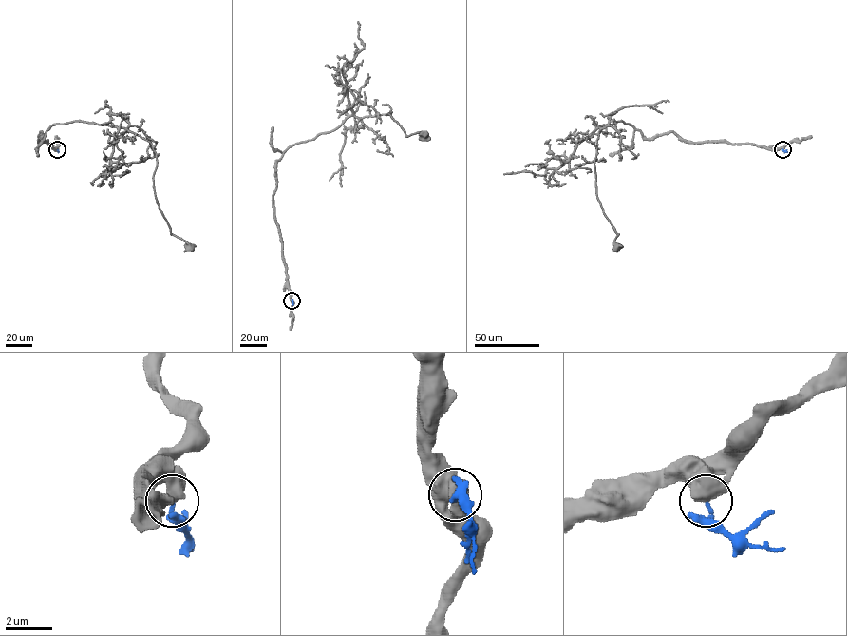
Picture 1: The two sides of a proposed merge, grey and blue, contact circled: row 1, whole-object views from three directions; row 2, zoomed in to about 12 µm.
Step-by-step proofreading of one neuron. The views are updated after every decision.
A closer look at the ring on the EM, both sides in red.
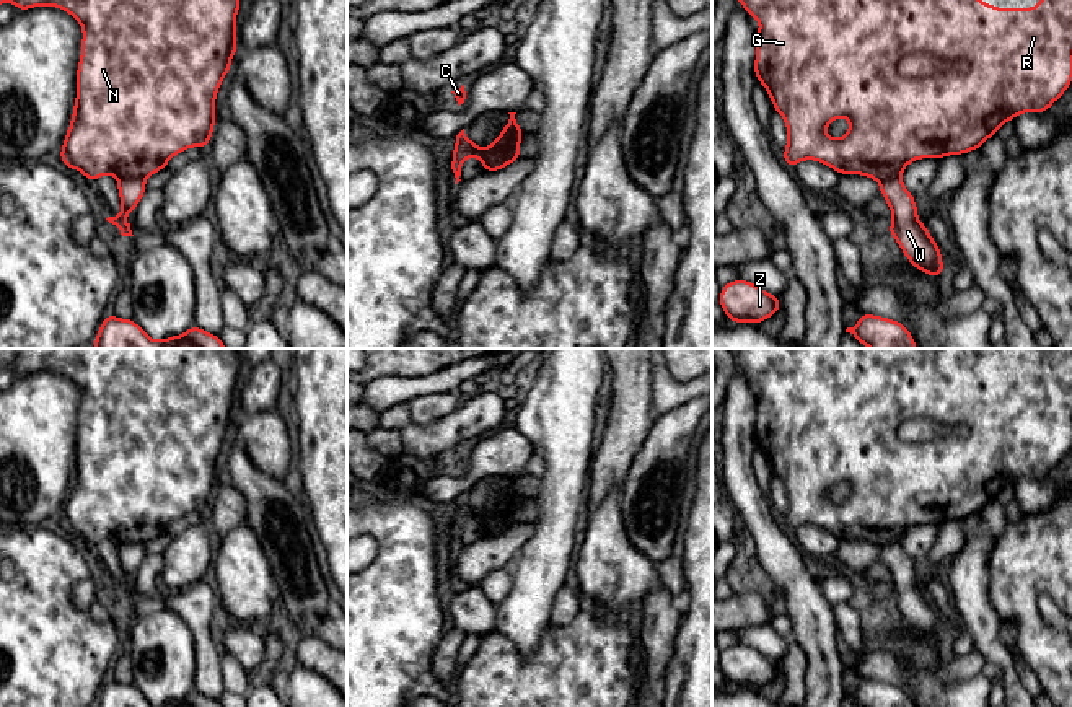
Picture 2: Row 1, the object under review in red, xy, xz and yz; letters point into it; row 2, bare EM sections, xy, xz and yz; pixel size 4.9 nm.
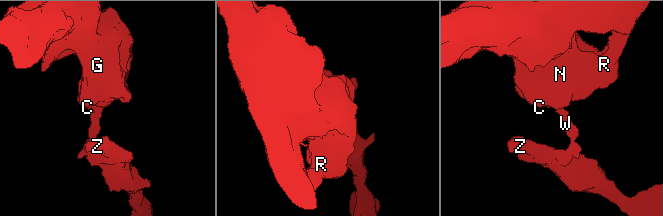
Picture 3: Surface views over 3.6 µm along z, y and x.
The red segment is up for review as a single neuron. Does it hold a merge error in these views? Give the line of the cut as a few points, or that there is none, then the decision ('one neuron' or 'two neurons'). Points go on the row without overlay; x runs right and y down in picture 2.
cut in xy along (142, 543), (119, 544); two neurons

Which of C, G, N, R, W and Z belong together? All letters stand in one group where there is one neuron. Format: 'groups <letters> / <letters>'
groups C G N R / W Z

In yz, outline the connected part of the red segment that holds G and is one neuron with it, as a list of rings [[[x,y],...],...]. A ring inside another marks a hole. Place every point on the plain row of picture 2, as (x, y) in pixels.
[[[730,349],[735,365],[740,367],[749,383],[758,383],[761,393],[756,396],[756,424],[754,424],[754,443],[766,453],[772,472],[785,484],[787,490],[787,512],[782,525],[792,534],[798,526],[815,525],[833,533],[841,539],[862,539],[876,546],[886,546],[890,542],[901,542],[903,534],[920,523],[945,523],[947,520],[964,520],[971,515],[979,515],[982,508],[995,500],[1002,489],[1013,485],[1021,477],[1048,477],[1051,469],[1057,466],[1065,454],[1072,450],[1072,349],[1044,349],[1044,363],[1033,373],[995,373],[987,367],[979,365],[973,358],[951,358],[950,349]],[[837,482],[847,482],[850,485],[849,497],[841,503],[829,503],[824,495],[829,487]]]

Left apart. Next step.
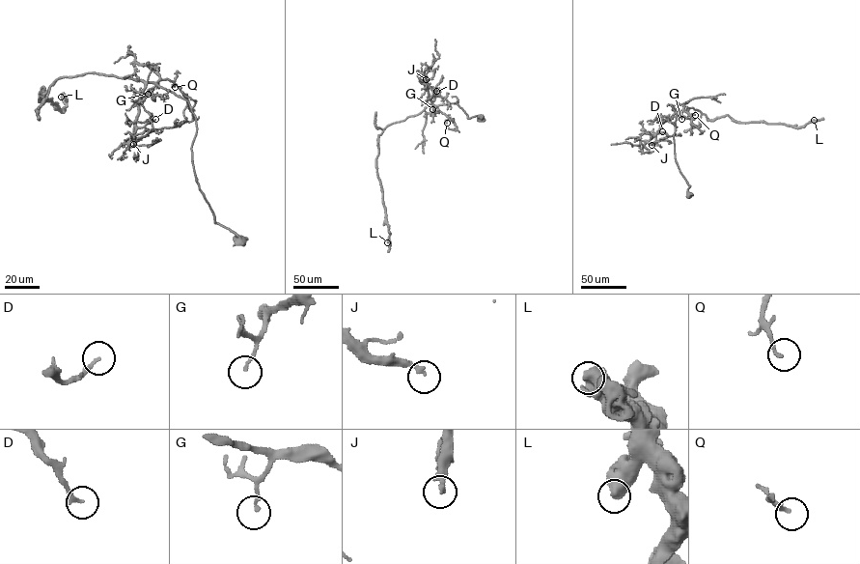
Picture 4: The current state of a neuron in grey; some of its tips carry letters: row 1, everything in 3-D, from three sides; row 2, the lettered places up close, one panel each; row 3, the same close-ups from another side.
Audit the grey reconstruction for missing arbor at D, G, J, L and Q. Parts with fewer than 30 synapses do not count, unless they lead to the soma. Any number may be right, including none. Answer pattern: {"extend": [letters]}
{"extend": []}

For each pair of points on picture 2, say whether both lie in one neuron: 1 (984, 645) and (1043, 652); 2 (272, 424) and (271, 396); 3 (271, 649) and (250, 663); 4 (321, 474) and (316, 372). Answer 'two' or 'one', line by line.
1: two
2: two
3: two
4: one

